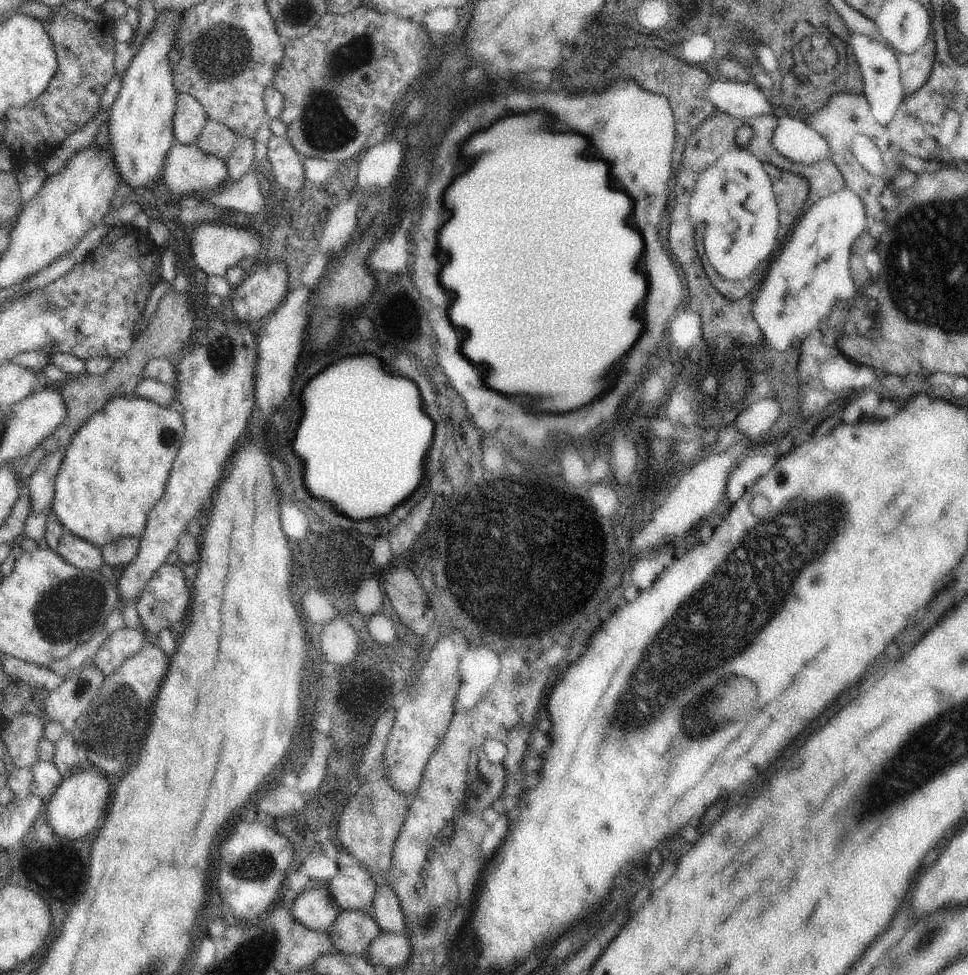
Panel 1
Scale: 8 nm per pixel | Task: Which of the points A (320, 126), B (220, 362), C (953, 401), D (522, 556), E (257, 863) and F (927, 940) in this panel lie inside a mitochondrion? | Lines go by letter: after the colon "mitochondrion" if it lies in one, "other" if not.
A: mitochondrion
B: mitochondrion
C: other
D: mitochondrion
E: mitochondrion
F: mitochondrion

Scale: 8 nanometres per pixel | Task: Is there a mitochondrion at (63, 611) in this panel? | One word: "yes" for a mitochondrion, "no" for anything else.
yes

